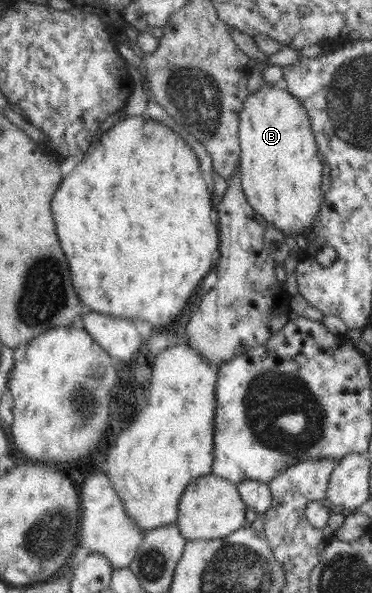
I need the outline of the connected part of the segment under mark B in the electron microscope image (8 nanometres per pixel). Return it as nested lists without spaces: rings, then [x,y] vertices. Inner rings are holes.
[[[265,82],[261,88],[249,95],[240,114],[239,141],[241,143],[240,184],[247,202],[259,213],[265,224],[279,228],[285,236],[311,233],[317,213],[321,210],[323,190],[323,162],[319,159],[315,135],[307,109],[293,96],[282,83],[277,85]]]

